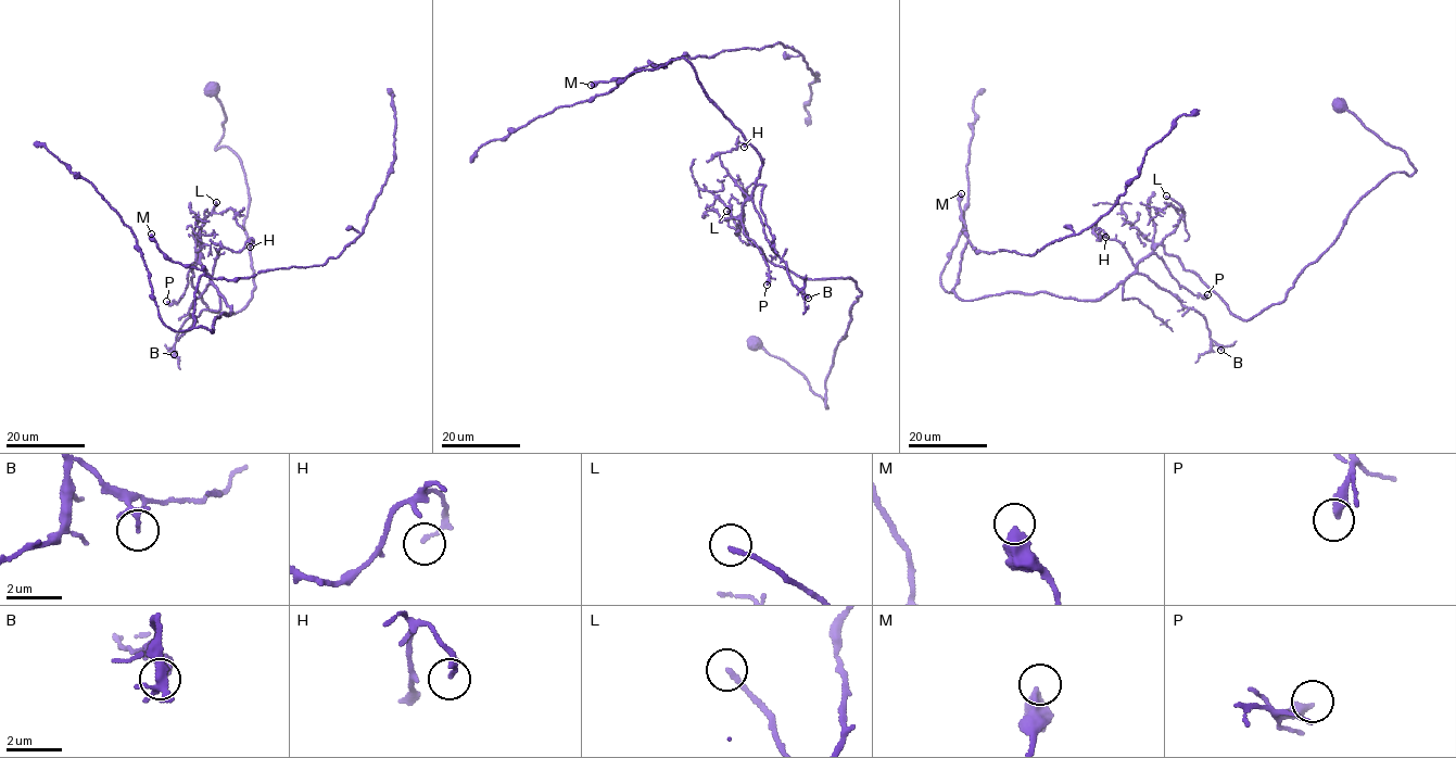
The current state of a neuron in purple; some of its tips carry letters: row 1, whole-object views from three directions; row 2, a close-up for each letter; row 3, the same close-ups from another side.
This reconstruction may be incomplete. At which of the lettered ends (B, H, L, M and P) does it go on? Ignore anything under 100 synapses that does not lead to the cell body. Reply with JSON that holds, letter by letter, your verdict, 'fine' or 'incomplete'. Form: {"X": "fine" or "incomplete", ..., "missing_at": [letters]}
{"B": "fine", "H": "fine", "L": "fine", "M": "fine", "P": "fine", "missing_at": []}

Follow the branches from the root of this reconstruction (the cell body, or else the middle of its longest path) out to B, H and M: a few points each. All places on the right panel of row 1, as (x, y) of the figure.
B: (1339, 105), (1416, 172), (1369, 190), (1284, 300), (1241, 319), (1162, 245), (1137, 265), (1200, 313), (1220, 350)
H: (1339, 105), (1416, 172), (1369, 190), (1281, 302), (1236, 317), (1162, 245), (1135, 265), (1094, 234), (1105, 237)
M: (1339, 105), (1416, 172), (1379, 182), (1284, 300), (1246, 320), (1161, 244), (1097, 300), (962, 300), (961, 193)

